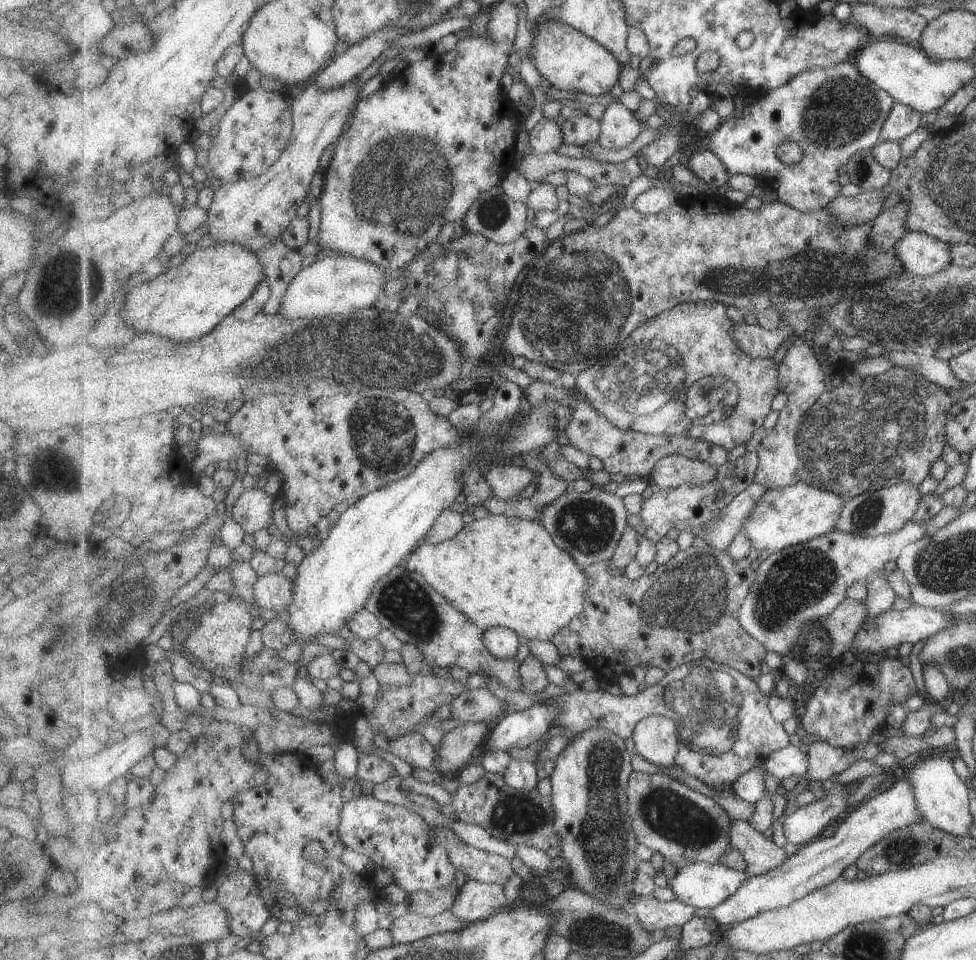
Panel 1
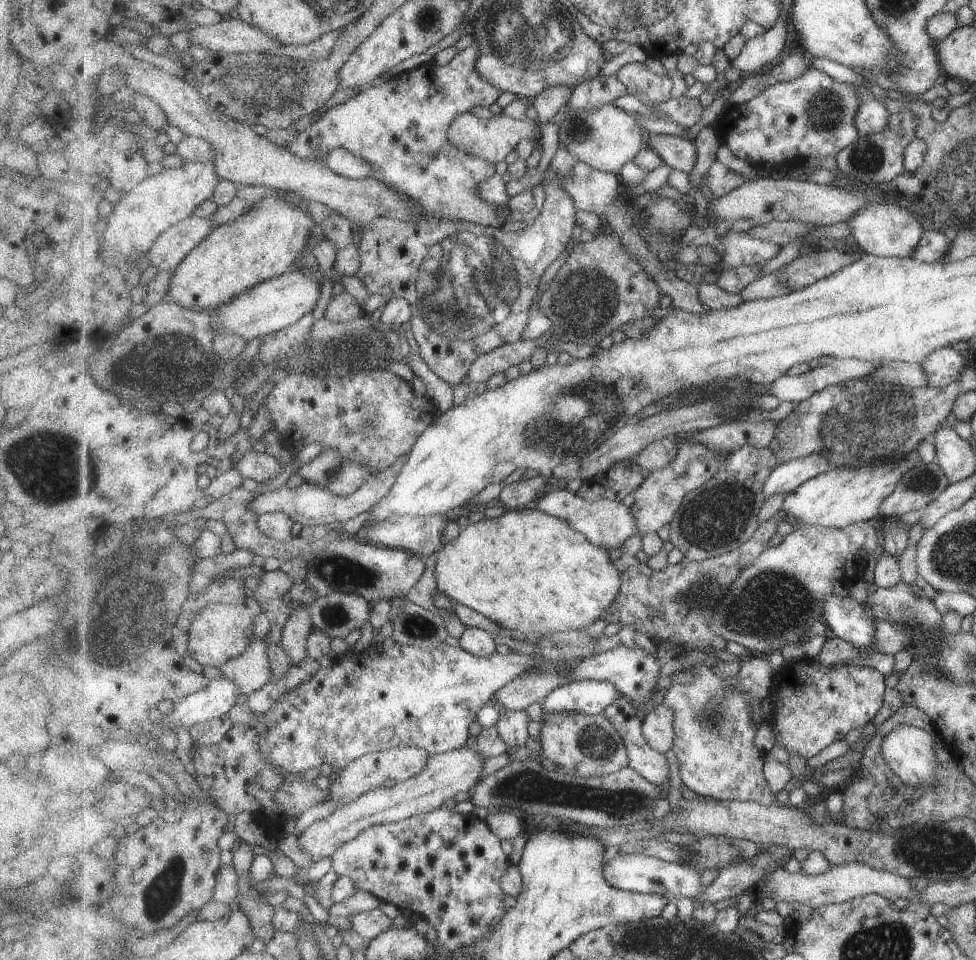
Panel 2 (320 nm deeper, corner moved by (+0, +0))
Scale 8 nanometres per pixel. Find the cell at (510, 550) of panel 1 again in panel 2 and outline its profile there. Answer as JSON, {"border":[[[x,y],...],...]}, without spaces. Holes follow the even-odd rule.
{"border":[[[525,507],[524,509],[519,510],[507,510],[506,513],[502,514],[500,517],[492,519],[484,518],[476,523],[467,525],[457,538],[449,541],[439,550],[435,564],[435,578],[439,591],[443,591],[453,601],[480,612],[480,616],[485,616],[507,629],[512,629],[514,633],[521,632],[526,636],[529,633],[539,632],[539,634],[547,635],[552,632],[587,629],[595,620],[601,619],[606,610],[615,602],[615,599],[618,597],[619,591],[621,590],[623,579],[622,572],[619,570],[618,566],[615,566],[611,553],[611,550],[607,550],[604,546],[592,543],[591,539],[587,538],[585,534],[575,530],[567,519],[547,514],[537,508],[529,509]]]}

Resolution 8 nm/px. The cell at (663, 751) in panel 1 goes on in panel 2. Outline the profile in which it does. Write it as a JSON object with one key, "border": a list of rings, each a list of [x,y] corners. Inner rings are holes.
{"border":[[[661,702],[643,718],[641,728],[645,738],[660,753],[674,748],[674,742],[677,740],[675,717],[675,711]]]}

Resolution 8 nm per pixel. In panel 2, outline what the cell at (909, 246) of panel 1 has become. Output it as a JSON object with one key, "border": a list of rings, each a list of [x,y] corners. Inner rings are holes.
{"border":[[[883,201],[865,205],[847,223],[851,230],[850,234],[861,246],[863,252],[880,257],[909,257],[924,232],[911,211],[895,203]]]}

